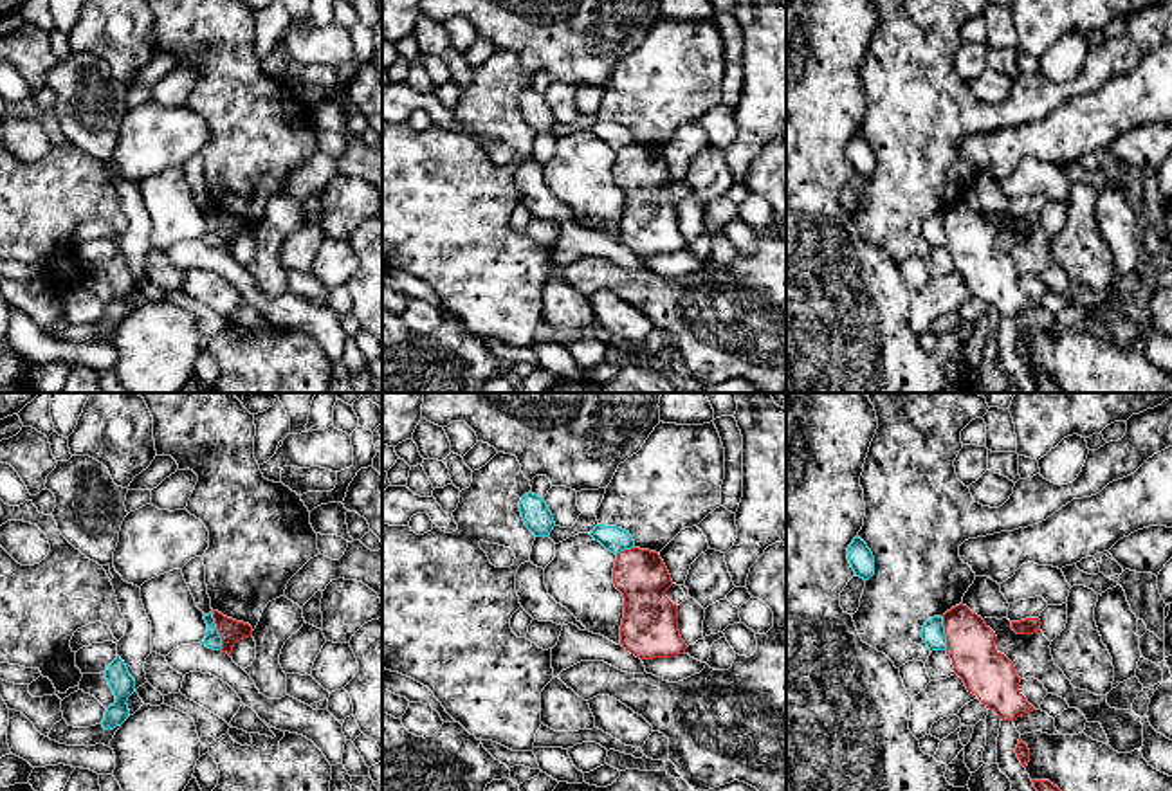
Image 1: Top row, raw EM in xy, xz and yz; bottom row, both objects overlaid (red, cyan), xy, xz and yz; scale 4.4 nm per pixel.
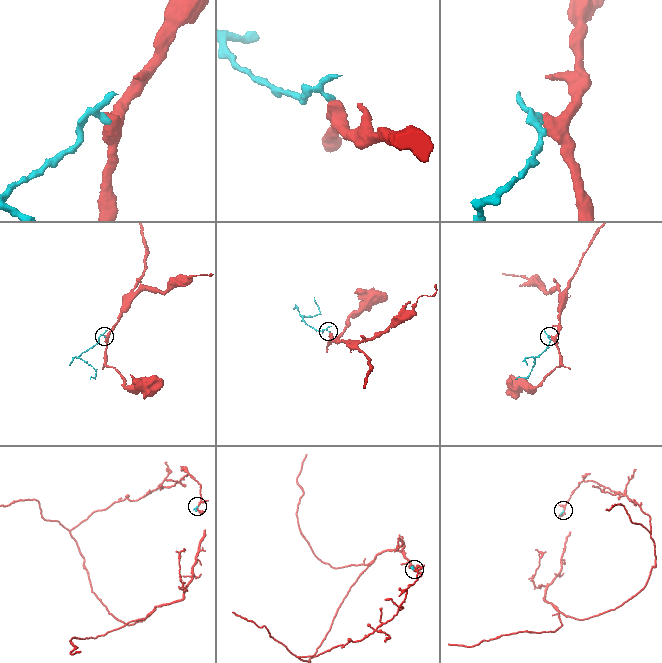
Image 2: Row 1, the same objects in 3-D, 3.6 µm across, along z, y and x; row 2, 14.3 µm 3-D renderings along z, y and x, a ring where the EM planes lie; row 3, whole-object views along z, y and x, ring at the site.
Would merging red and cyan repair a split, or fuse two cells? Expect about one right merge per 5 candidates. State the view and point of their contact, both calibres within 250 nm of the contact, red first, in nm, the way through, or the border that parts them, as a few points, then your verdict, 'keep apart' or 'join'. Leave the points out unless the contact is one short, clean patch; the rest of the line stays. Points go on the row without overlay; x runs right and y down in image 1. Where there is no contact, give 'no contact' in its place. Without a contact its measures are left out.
contact xy (219, 227); calibres 110 and 80 nm; border xy (211, 209), (220, 233), (220, 245); keep apart

